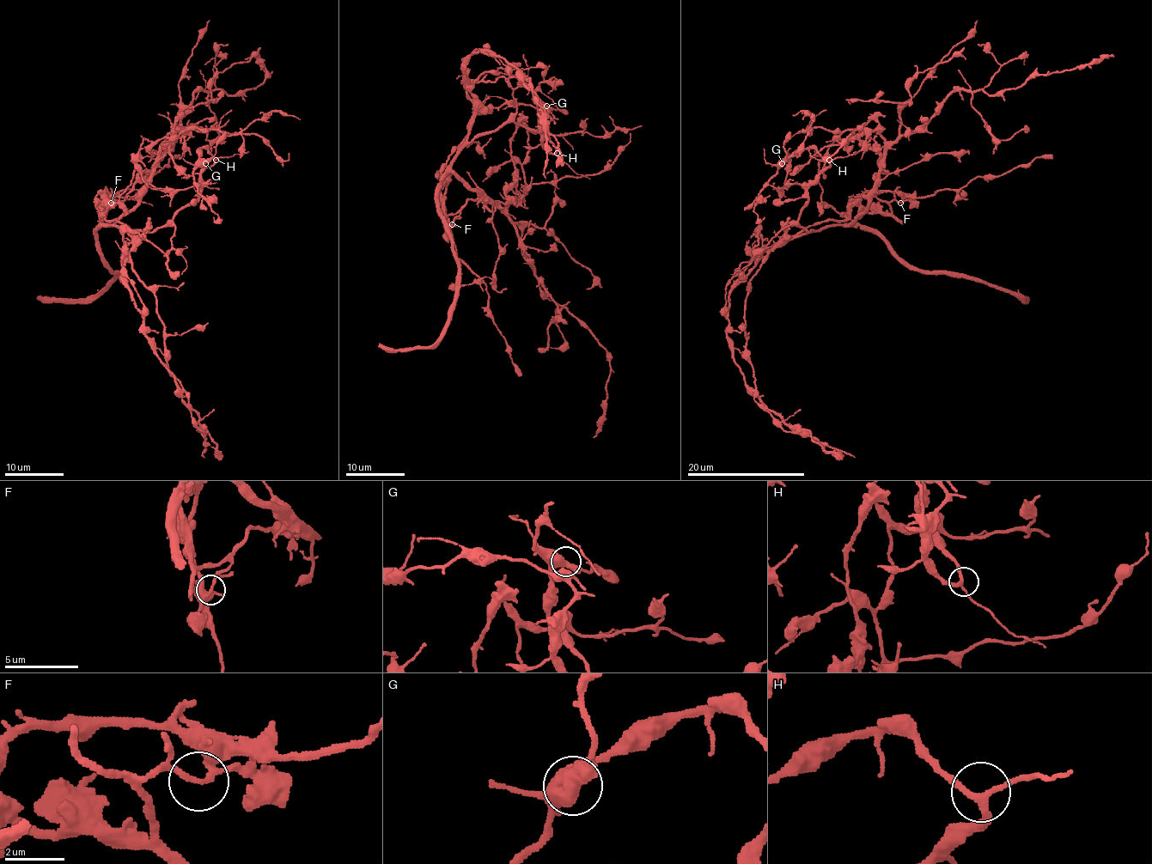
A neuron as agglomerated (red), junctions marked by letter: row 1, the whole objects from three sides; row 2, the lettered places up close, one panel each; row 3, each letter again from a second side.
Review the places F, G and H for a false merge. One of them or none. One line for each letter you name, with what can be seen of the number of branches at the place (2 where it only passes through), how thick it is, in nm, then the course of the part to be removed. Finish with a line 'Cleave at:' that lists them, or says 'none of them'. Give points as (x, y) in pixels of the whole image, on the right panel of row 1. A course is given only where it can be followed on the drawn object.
F: 2 | 190 nm | (900, 203), (890, 213), (853, 206), (843, 221), (781, 238), (728, 295), (728, 337), (748, 387), (844, 457)
Cleave at: F

